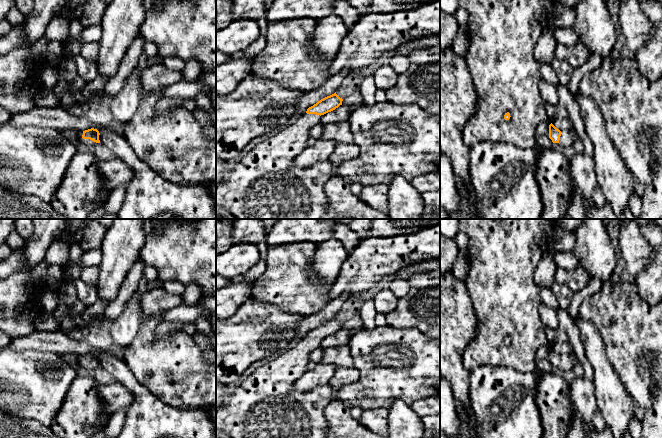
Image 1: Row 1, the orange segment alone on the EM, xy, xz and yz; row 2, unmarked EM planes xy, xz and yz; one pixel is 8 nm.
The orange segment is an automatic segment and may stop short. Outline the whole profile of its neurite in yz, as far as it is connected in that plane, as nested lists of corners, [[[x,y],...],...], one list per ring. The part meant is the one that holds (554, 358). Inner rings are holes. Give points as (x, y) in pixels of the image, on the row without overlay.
[[[552,347],[549,349],[549,362],[553,367],[558,367],[563,371],[572,370],[573,366],[577,362],[576,355],[572,352],[570,354],[561,356]]]

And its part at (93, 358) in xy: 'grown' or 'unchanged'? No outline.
grown

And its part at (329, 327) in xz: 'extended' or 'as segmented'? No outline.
extended

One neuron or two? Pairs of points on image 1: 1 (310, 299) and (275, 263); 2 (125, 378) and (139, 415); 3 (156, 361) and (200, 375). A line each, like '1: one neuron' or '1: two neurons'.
1: one neuron
2: one neuron
3: one neuron

